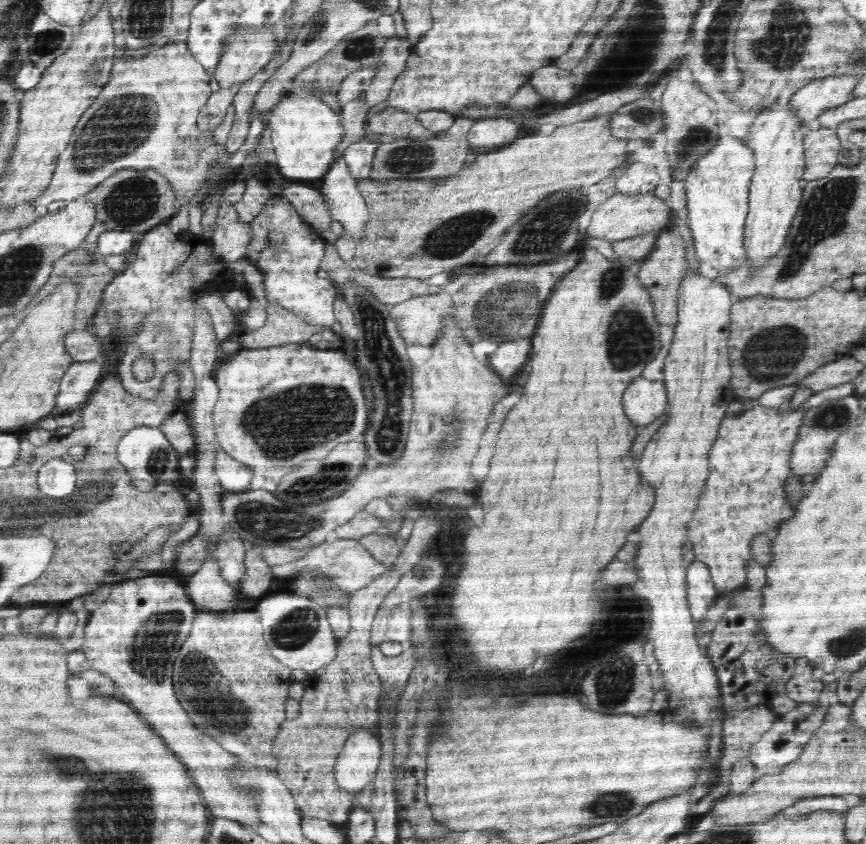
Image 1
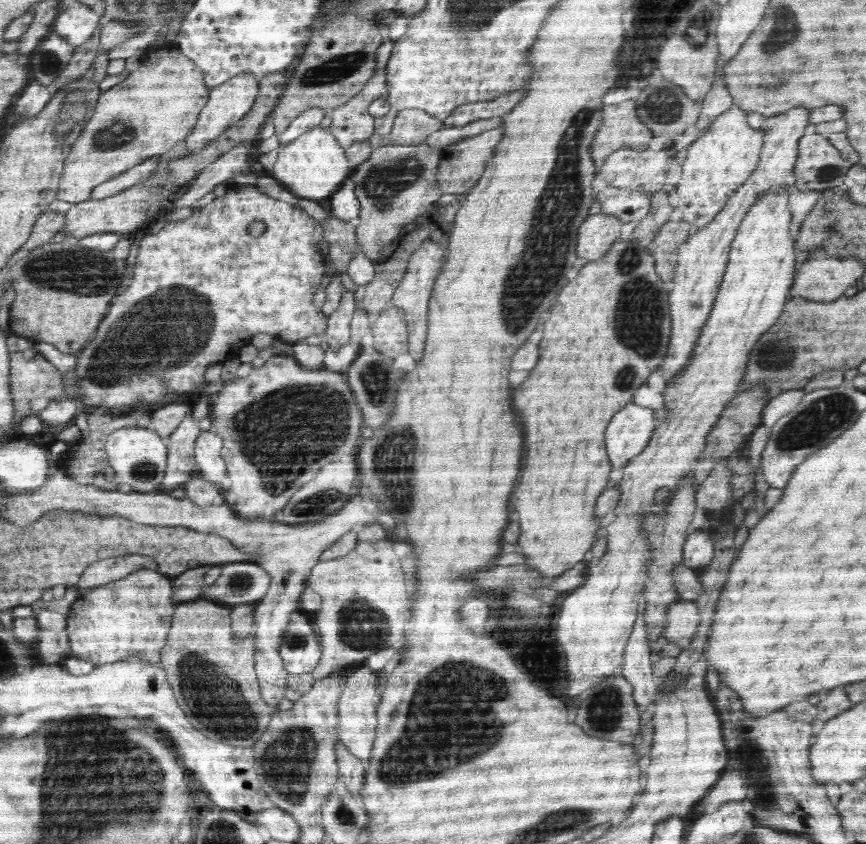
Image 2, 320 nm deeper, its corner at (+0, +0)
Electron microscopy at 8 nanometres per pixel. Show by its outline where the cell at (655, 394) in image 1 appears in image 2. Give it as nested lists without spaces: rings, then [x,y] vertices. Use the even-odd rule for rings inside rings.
[[[628,404],[624,406],[608,424],[606,430],[606,448],[608,448],[608,458],[612,468],[624,468],[628,464],[630,458],[638,456],[651,439],[652,433],[657,425],[655,411],[650,408],[640,408],[636,404]]]

